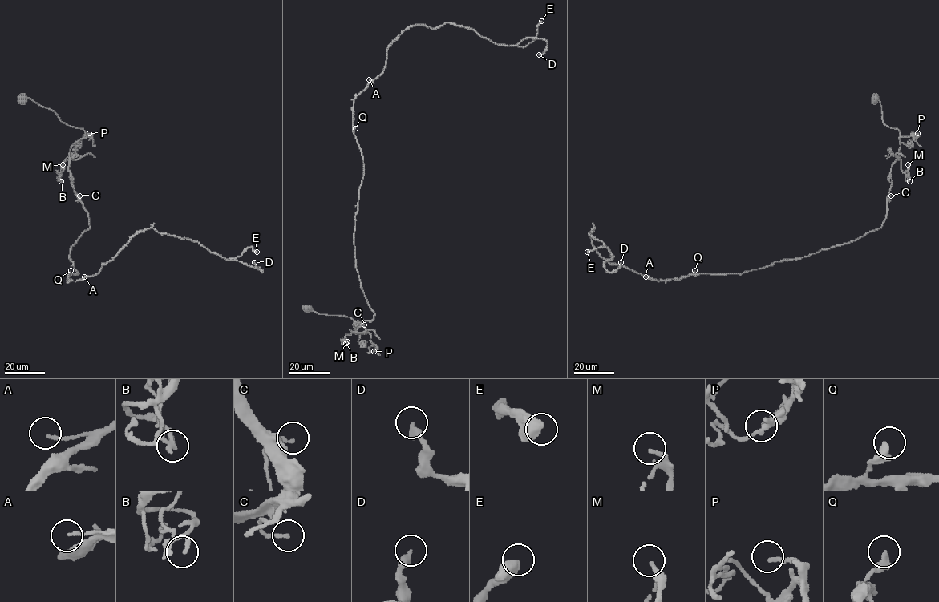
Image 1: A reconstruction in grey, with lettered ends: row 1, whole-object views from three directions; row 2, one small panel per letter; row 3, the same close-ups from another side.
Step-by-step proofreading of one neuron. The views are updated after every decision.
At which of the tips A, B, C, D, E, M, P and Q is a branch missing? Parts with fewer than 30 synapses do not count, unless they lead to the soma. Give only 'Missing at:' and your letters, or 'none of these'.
Missing at: none of these

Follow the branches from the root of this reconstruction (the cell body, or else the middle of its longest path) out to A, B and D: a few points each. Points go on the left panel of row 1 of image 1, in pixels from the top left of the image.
A: (23, 98), (85, 132), (71, 147), (68, 166), (90, 227), (71, 247), (79, 273), (68, 278), (84, 276)
B: (23, 98), (51, 110), (61, 121), (85, 132), (71, 147), (62, 165), (61, 181)
D: (23, 98), (85, 132), (68, 171), (90, 228), (69, 280), (151, 228), (262, 272), (254, 262)

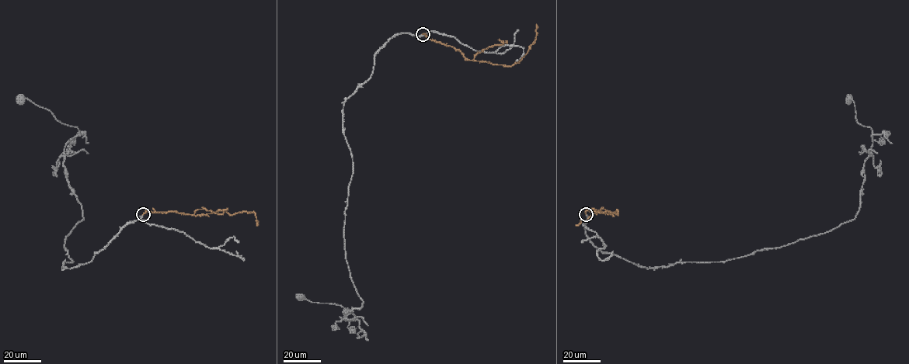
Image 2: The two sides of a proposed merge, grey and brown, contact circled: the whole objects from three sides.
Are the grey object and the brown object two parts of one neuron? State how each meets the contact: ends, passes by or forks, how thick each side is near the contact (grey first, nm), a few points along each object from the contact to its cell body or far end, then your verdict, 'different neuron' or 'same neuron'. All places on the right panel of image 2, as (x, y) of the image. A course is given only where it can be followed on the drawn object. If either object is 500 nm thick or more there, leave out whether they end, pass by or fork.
grey ends there; brown ends there; 400 nm thick on the grey side, 320 nm on the other; grey runs (586, 214), (585, 234), (597, 248), (653, 268), (725, 261), (827, 232), (855, 218), (872, 143), (848, 98); brown runs (586, 214), (586, 211), (600, 211), (612, 215), (618, 211), (618, 215), (607, 211), (596, 213), (575, 225); same neuron

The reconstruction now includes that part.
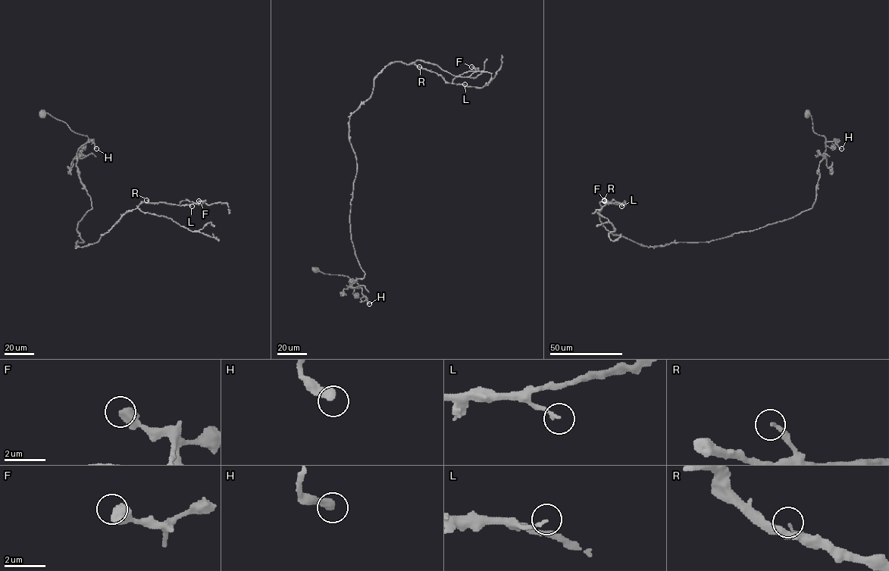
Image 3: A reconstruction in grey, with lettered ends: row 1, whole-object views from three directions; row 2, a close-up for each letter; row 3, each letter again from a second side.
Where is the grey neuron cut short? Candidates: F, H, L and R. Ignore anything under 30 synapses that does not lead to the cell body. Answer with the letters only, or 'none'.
H

